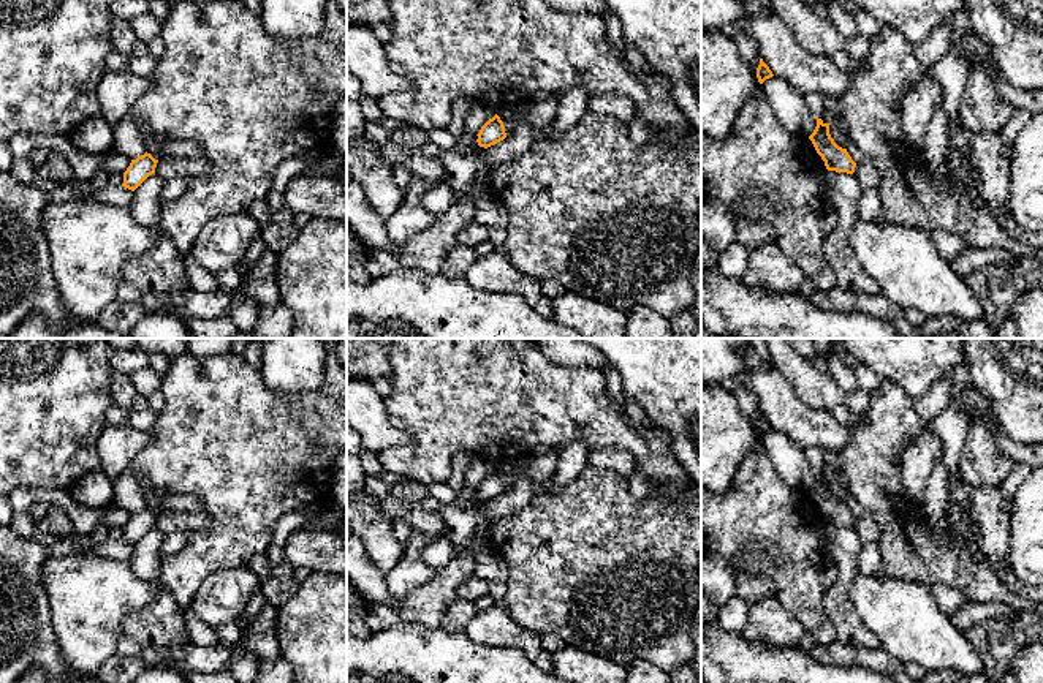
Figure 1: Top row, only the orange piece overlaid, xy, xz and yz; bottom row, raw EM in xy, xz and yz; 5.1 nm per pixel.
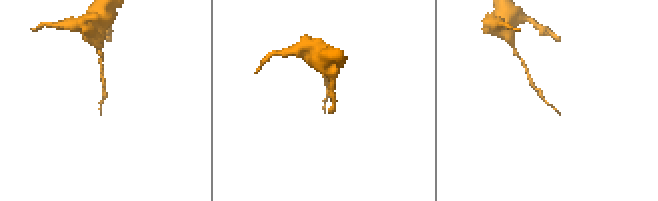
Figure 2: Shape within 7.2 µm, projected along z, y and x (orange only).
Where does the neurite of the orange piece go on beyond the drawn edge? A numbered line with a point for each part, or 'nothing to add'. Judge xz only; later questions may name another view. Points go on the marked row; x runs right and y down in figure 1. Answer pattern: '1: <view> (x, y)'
nothing to add

